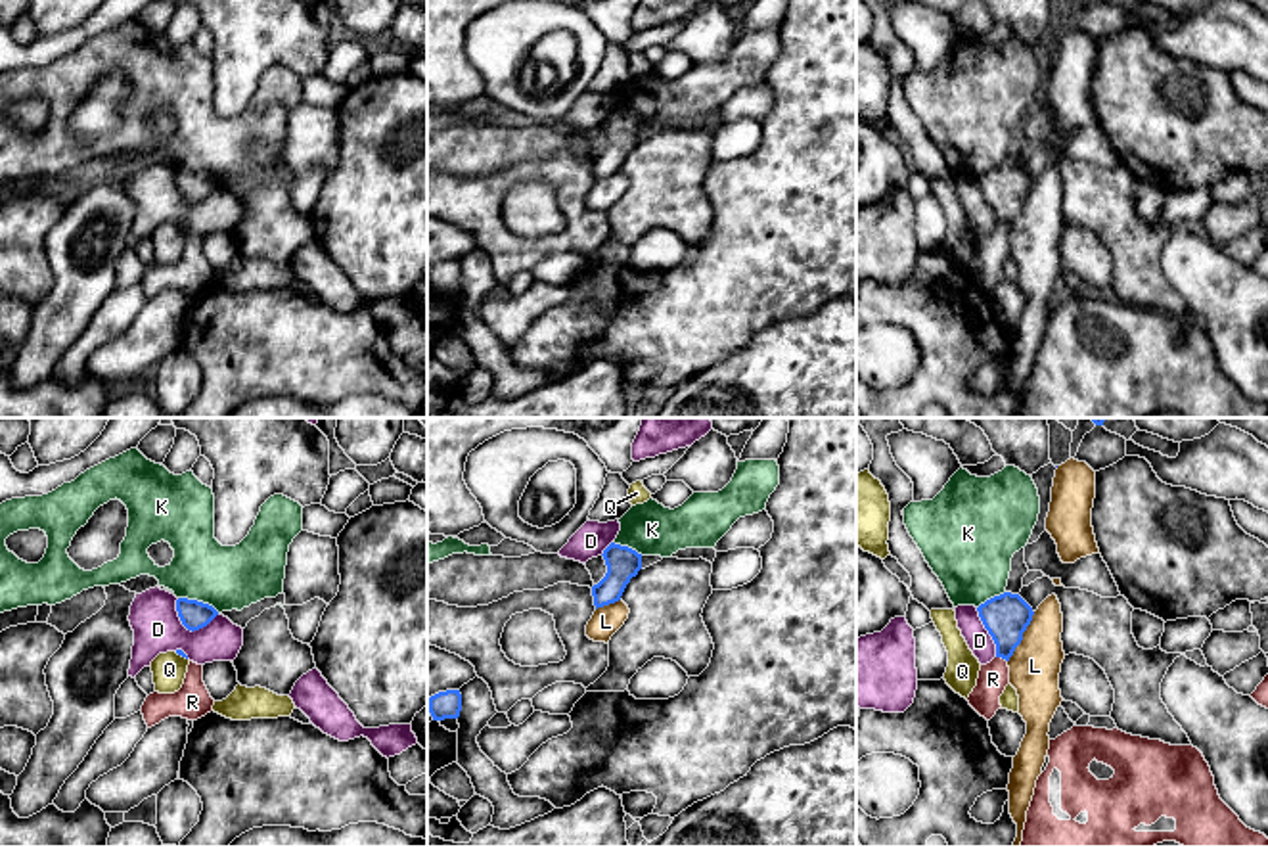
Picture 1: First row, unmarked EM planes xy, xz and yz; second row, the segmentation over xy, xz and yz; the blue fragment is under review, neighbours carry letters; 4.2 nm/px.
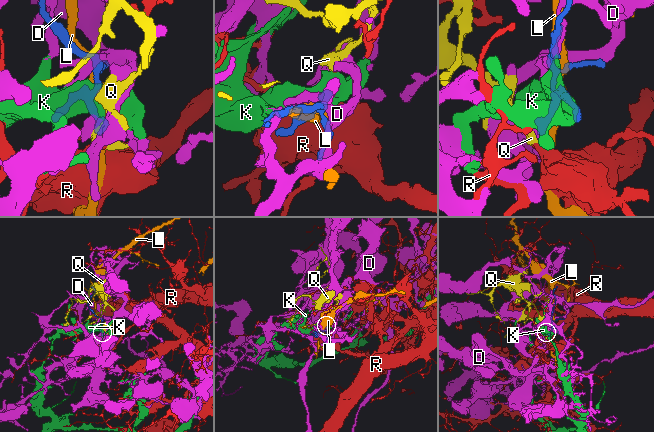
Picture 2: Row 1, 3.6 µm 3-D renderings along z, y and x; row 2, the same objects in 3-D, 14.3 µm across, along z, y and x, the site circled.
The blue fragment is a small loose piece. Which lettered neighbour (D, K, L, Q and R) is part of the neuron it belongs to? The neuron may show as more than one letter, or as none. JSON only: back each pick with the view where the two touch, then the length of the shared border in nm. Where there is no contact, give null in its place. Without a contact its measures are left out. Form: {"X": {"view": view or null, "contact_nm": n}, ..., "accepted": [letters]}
{"R": {"view": "yz", "contact_nm": 50}, "accepted": ["R"]}

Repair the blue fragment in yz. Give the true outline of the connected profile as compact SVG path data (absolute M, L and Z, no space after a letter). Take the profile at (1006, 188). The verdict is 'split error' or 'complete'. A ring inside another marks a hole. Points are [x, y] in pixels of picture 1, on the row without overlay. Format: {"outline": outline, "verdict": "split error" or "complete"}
{"outline": "M1011 163L986 171L977 182L996 215L996 228L981 236L977 257L967 272L981 287L990 291L1002 280L1000 266L1009 255L1008 232L1021 215L1034 182L1019 165Z", "verdict": "split error"}

